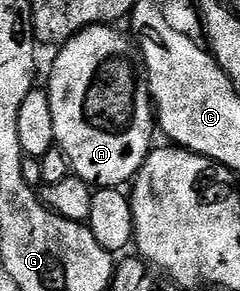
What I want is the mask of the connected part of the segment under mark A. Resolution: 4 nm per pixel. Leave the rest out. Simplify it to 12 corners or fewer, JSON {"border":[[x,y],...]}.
{"border":[[94,24],[56,51],[56,145],[92,189],[157,136],[136,41]]}

